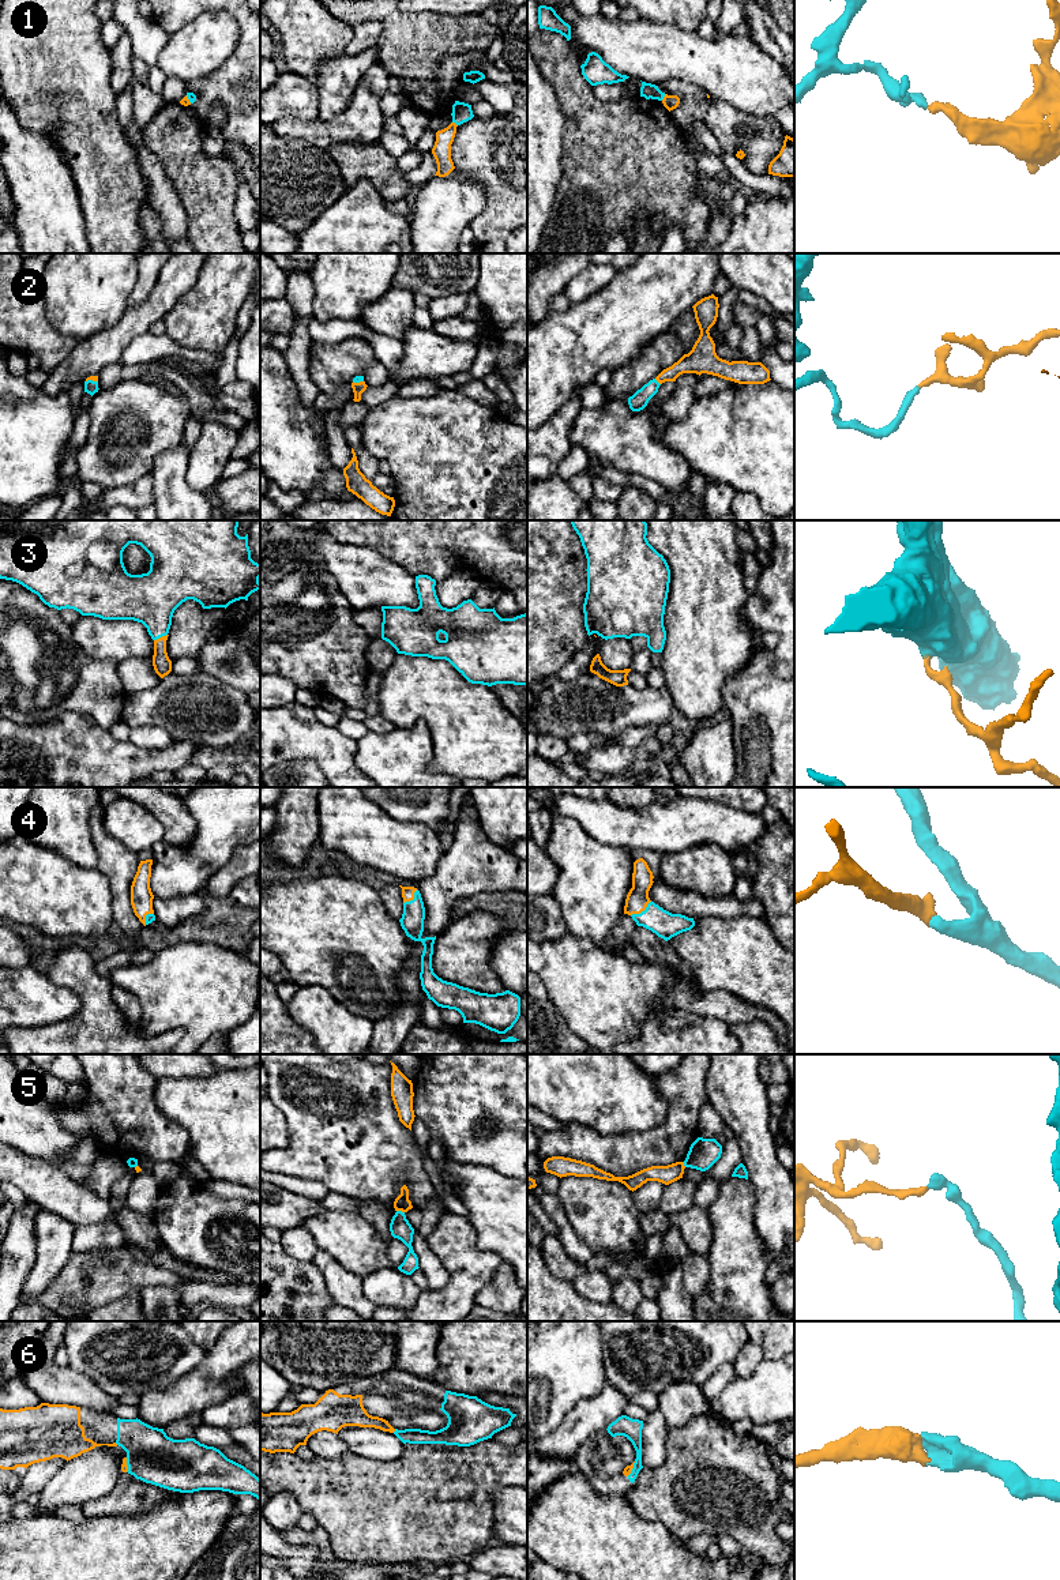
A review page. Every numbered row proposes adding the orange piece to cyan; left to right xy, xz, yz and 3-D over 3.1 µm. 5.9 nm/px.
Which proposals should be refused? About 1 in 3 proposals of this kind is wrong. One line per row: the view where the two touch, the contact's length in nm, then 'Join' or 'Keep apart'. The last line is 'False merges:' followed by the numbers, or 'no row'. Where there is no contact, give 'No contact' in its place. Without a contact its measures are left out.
1: Touches cyan in yz. Shared border 50 nm. Keep apart
2: Touches cyan in yz. Shared border 50 nm. Join
3: Touches cyan in xy. Shared border 90 nm. Join
4: Touches cyan in yz. Shared border 150 nm. Join
5: Touches cyan in xz. Shared border 50 nm. Keep apart
6: Touches cyan in xz. Shared border 30 nm. Join
False merges: 1, 5

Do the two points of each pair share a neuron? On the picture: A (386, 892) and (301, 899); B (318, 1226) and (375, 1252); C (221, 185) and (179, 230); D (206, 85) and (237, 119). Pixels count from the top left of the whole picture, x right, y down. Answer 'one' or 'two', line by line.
A: two
B: one
C: two
D: one

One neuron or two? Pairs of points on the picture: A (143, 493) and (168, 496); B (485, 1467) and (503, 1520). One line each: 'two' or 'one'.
A: two
B: two

